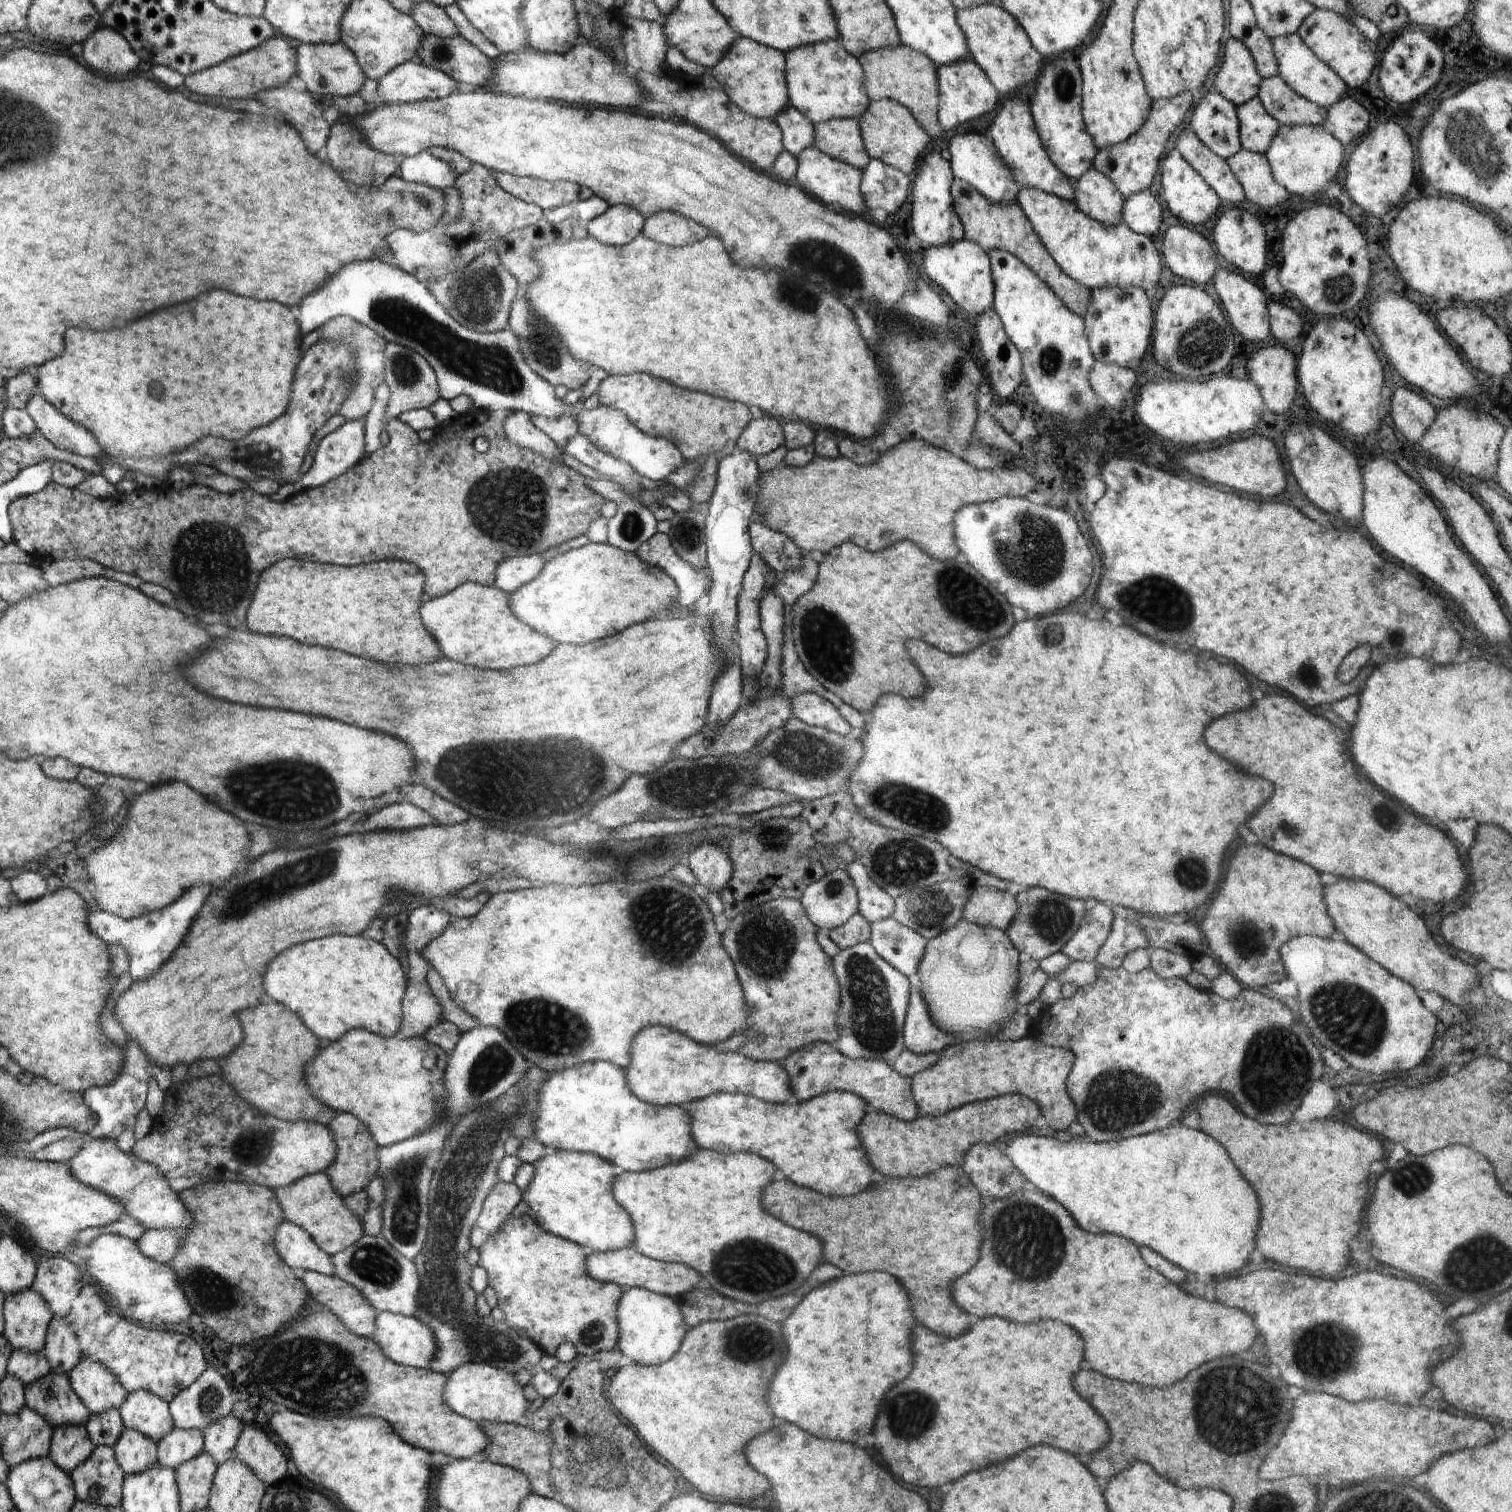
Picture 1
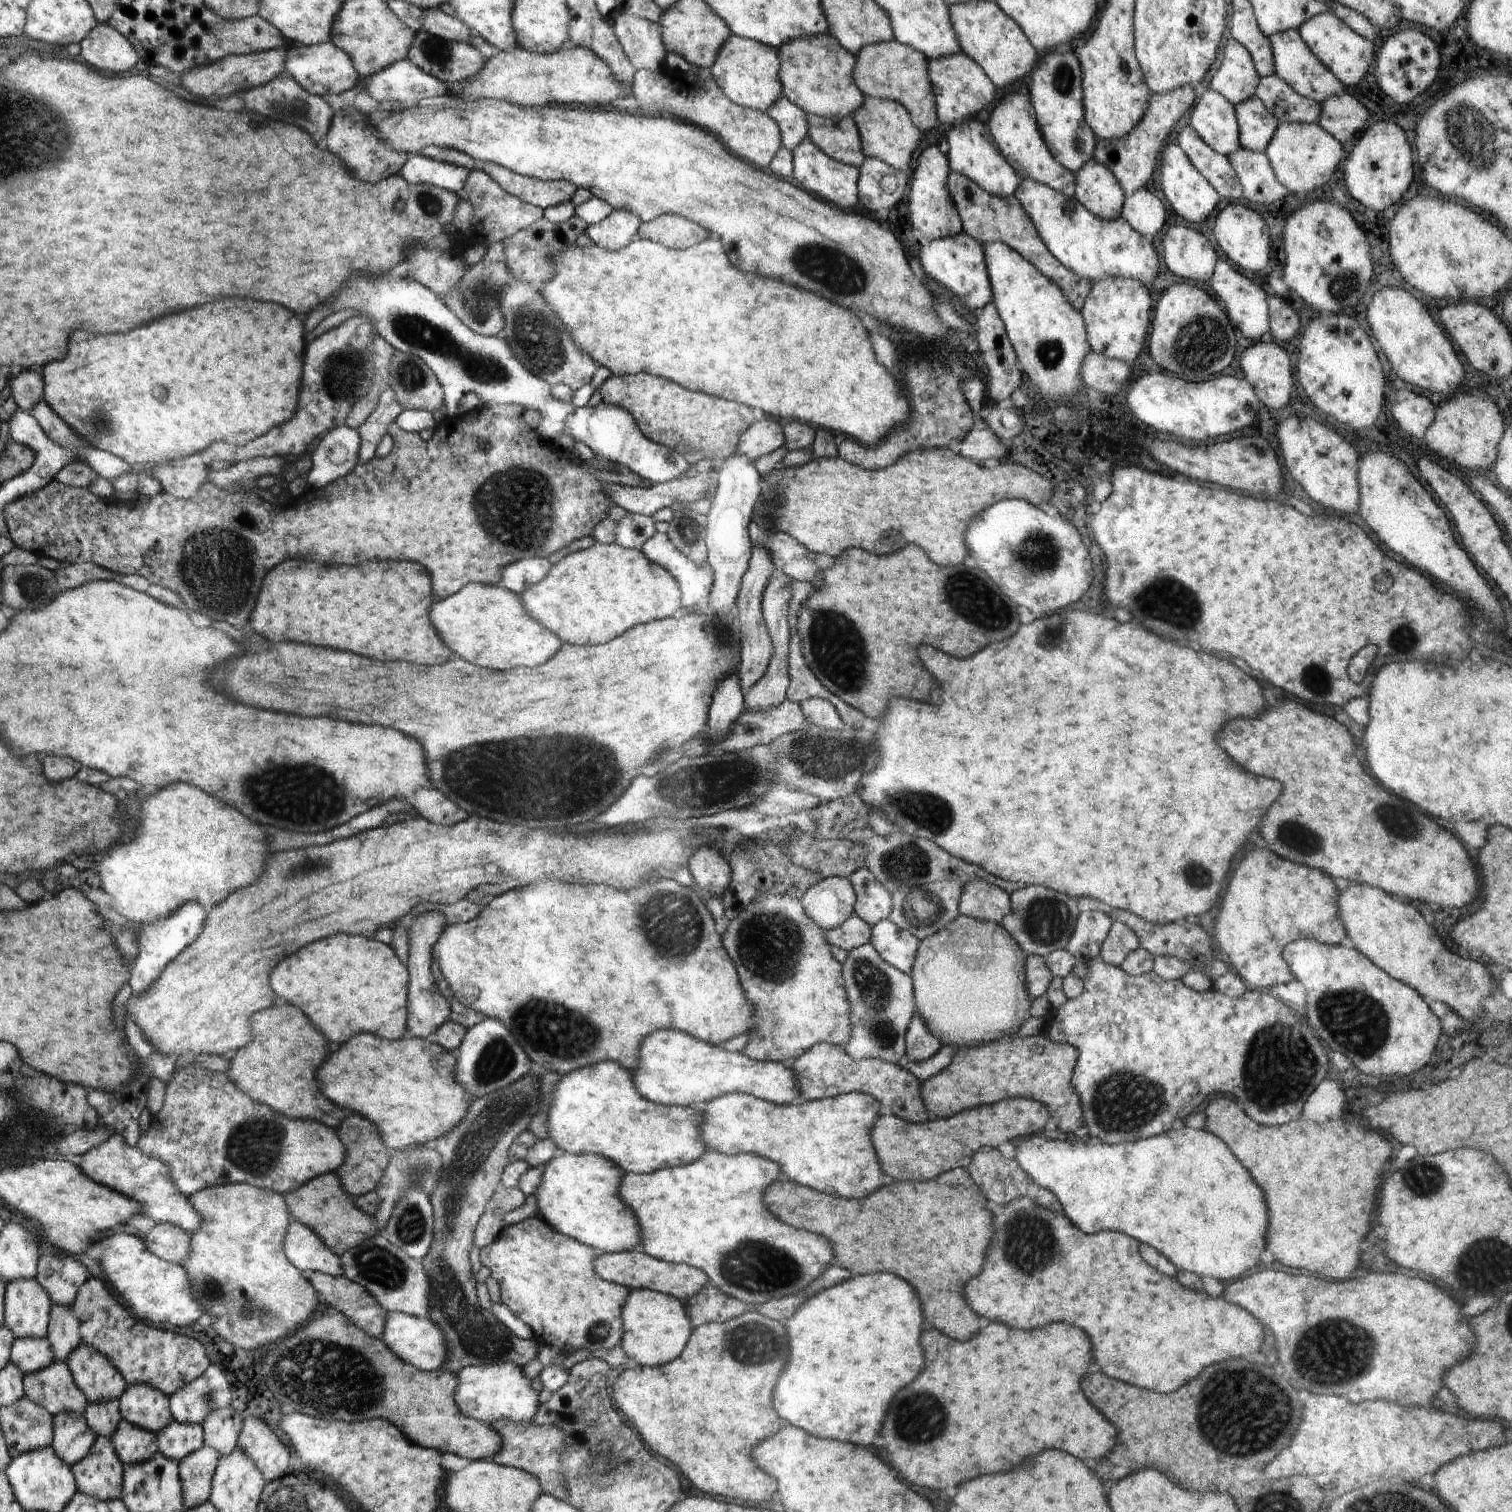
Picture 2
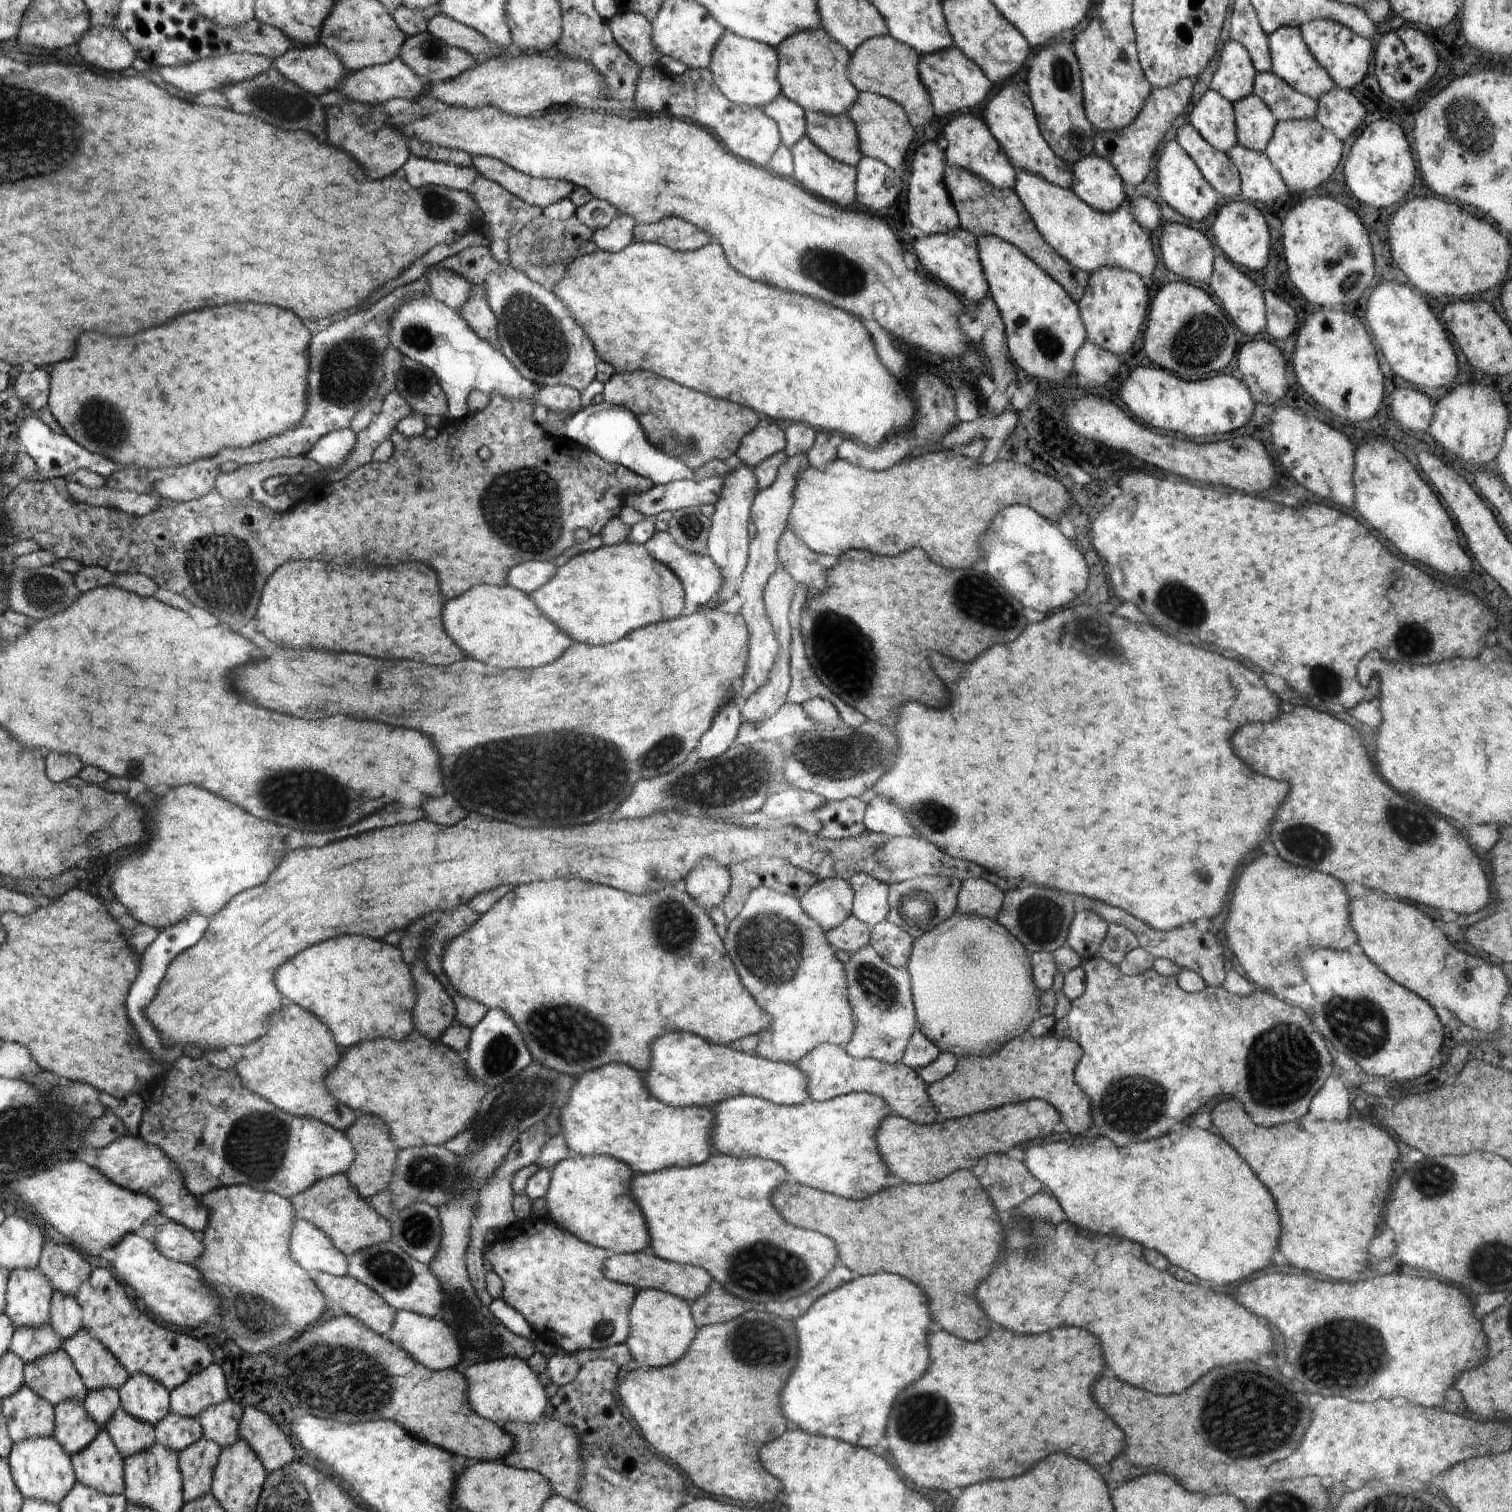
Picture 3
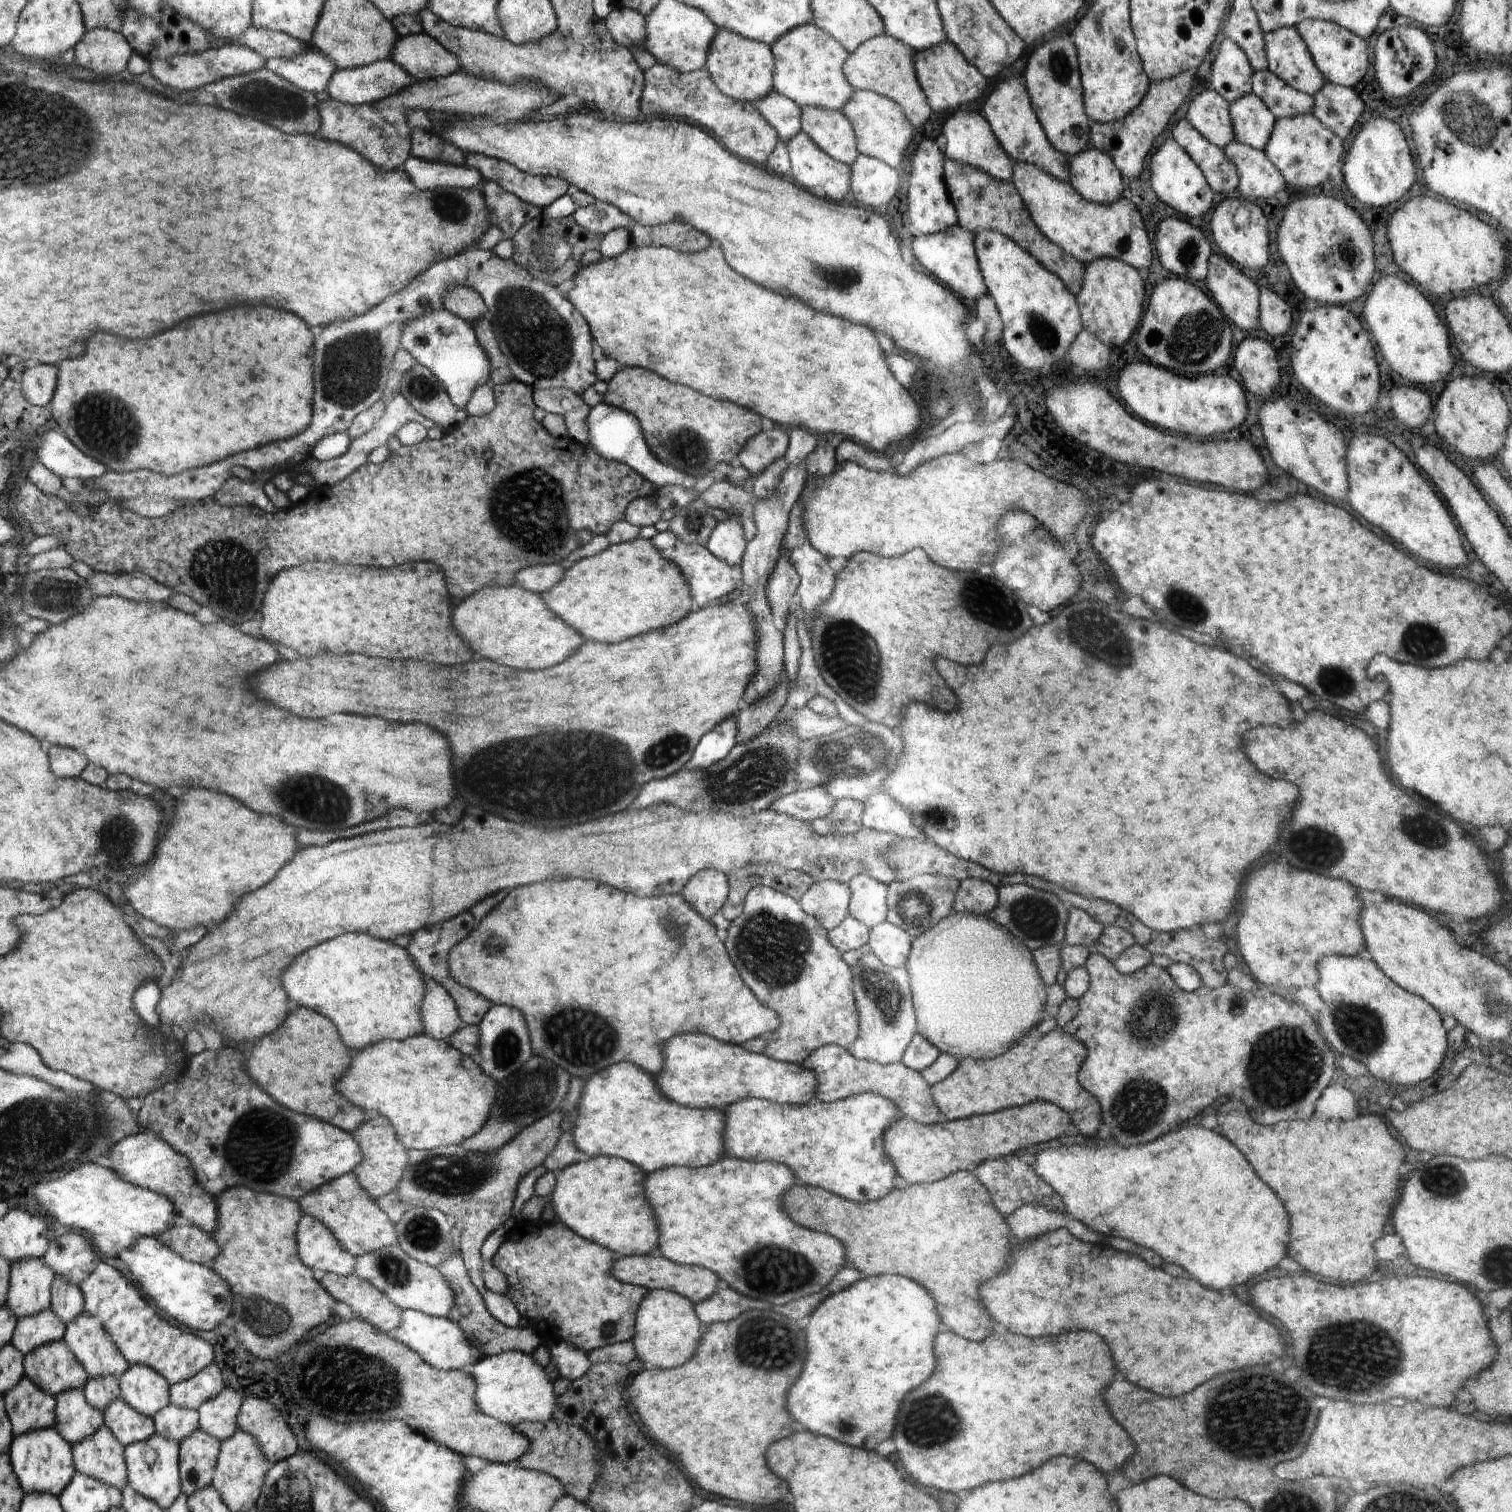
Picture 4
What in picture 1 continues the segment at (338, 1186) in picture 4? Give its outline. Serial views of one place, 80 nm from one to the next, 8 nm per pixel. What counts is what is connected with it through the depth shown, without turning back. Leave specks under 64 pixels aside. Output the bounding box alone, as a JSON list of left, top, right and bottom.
[273,1172,366,1257]

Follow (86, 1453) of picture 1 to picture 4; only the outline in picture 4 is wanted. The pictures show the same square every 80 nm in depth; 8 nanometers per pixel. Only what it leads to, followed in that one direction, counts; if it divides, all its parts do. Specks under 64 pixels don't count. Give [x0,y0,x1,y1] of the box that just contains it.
[55,1389,105,1446]

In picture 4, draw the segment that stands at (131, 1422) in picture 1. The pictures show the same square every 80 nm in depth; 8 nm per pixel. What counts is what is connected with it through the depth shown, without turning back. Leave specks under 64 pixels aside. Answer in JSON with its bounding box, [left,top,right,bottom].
[119,1363,170,1418]

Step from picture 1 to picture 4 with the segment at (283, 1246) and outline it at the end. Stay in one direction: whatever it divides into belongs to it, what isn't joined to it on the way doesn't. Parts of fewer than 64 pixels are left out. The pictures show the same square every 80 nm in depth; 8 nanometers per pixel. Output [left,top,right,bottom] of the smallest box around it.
[297,1214,356,1275]

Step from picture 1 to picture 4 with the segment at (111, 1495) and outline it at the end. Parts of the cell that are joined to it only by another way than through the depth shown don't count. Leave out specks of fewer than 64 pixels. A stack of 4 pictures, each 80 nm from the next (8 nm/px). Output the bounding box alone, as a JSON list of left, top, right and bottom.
[72,1424,127,1490]

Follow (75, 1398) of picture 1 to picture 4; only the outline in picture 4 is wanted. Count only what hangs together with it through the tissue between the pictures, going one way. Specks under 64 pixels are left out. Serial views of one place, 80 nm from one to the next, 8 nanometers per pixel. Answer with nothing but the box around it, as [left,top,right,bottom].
[24,1340,90,1396]

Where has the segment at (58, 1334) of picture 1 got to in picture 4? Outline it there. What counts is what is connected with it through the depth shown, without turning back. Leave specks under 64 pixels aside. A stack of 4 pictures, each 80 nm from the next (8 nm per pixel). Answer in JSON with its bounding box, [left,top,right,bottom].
[51,1275,84,1326]

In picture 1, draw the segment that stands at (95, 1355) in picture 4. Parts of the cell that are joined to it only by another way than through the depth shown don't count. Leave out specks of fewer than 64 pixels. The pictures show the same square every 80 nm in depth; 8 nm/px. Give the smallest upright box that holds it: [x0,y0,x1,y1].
[68,1356,130,1415]

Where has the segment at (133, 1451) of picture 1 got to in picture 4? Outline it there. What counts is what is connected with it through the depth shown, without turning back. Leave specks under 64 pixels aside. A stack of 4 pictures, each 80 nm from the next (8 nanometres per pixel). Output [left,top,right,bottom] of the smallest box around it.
[104,1398,156,1445]

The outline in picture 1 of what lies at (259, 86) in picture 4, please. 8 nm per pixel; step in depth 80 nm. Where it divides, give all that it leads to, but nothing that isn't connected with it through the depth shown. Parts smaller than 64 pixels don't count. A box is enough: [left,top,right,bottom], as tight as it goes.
[254,83,332,152]

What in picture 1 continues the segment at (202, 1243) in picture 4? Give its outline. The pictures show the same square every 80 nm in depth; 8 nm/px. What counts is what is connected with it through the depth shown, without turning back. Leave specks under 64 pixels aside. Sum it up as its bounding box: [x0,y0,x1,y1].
[137,1228,184,1263]

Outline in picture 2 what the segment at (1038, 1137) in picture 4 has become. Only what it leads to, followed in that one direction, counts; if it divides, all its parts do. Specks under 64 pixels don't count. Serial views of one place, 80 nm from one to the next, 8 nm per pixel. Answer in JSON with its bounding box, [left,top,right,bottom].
[871,1097,1051,1181]

